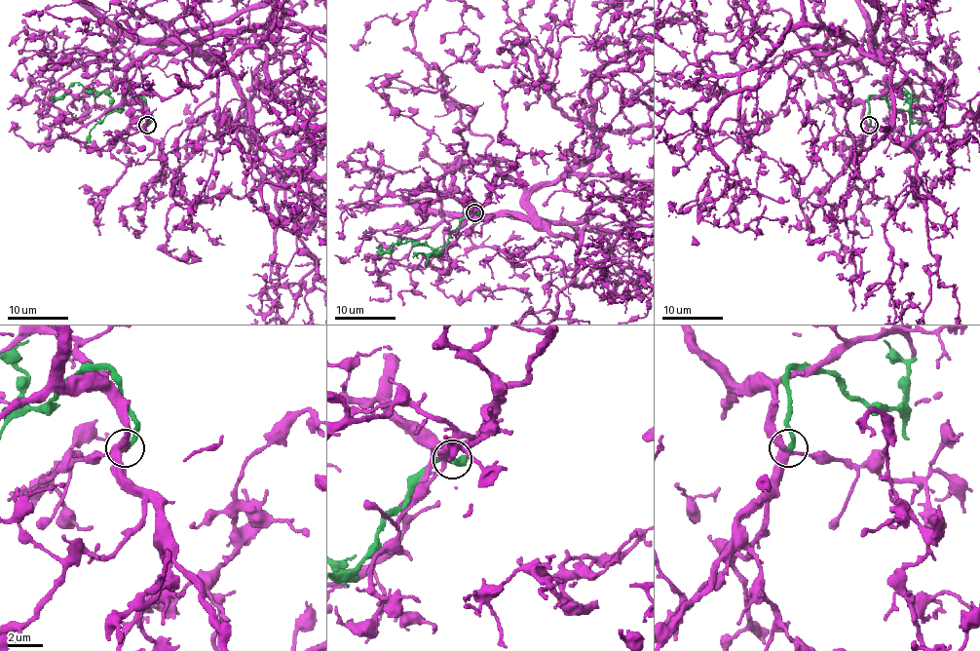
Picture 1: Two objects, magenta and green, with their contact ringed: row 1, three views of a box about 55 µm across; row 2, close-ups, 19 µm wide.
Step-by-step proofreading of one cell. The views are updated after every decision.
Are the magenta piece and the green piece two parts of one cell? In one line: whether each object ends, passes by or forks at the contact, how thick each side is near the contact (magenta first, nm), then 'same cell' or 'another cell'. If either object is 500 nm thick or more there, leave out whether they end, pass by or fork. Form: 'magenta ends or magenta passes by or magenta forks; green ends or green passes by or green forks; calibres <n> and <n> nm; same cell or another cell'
magenta forks; green ends; calibres 400 and 240 nm; another cell

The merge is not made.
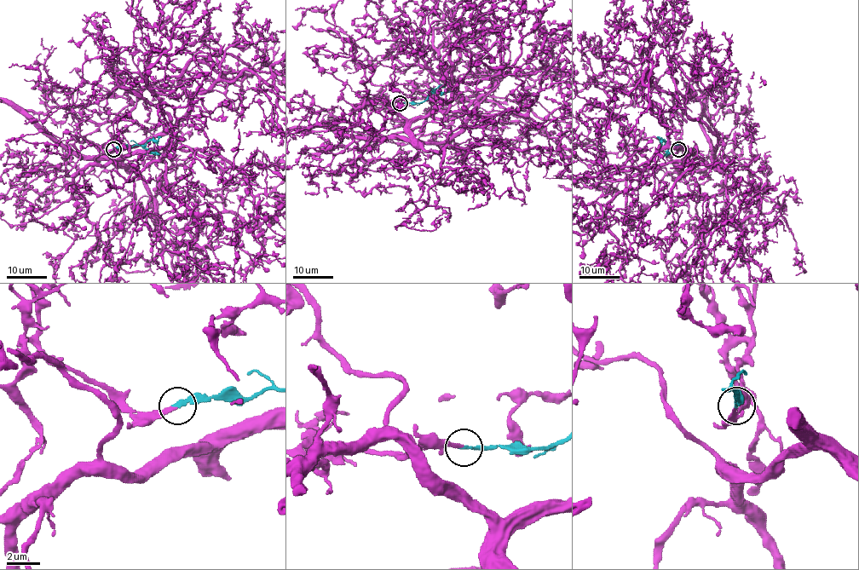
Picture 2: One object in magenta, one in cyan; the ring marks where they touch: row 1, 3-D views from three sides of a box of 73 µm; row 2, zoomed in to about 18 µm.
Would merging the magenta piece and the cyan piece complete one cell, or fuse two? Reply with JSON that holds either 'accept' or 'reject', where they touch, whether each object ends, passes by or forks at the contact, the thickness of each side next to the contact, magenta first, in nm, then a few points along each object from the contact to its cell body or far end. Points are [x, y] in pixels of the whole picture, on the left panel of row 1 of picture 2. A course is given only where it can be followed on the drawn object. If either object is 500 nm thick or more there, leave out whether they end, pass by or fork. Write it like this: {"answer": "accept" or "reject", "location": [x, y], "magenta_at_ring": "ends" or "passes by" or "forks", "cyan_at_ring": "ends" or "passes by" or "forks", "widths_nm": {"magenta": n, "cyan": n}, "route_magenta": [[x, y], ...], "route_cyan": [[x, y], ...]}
{"answer": "accept", "location": [113, 149], "magenta_at_ring": "ends", "cyan_at_ring": "ends", "widths_nm": {"magenta": 200, "cyan": 240}, "route_magenta": [[113, 149], [77, 133], [79, 158], [69, 176], [120, 159], [121, 166], [67, 152]]}

